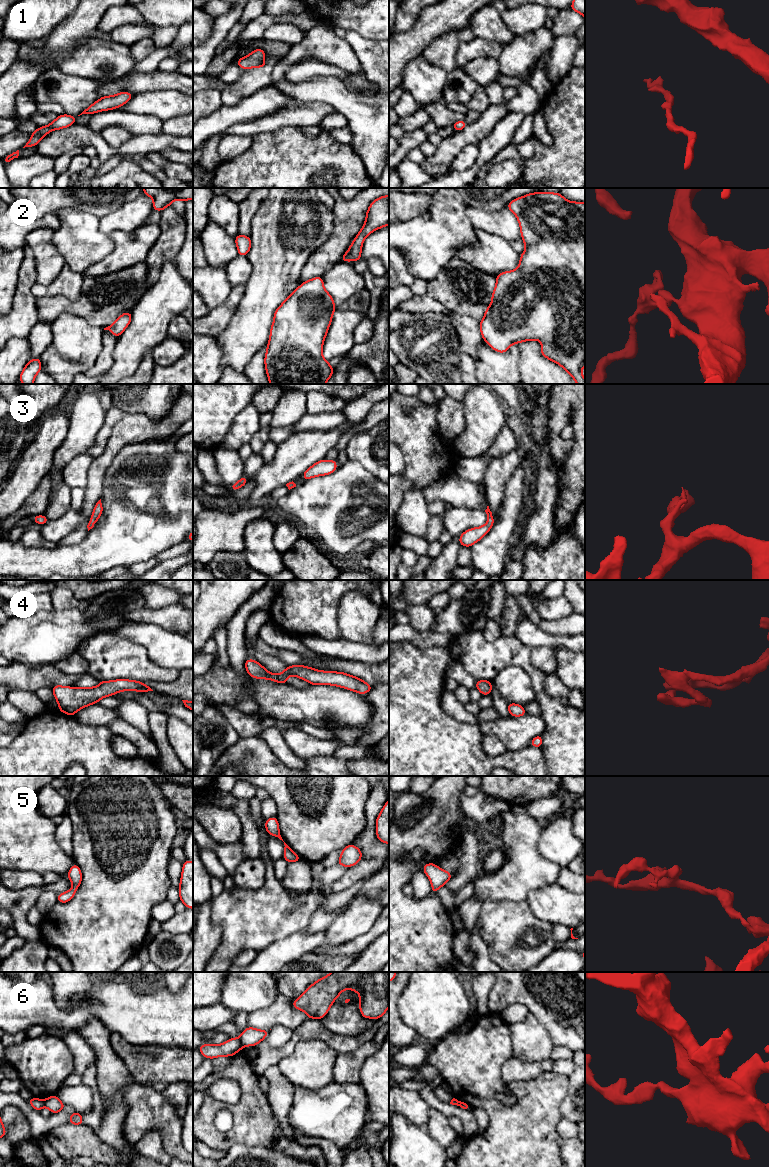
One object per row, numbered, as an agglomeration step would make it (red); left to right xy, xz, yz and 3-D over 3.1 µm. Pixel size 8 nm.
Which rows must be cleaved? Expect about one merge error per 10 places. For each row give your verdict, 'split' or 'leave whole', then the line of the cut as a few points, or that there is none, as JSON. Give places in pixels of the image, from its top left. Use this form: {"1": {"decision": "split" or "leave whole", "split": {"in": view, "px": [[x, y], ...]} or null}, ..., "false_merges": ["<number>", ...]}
{"1": {"decision": "leave whole", "split": null}, "2": {"decision": "leave whole", "split": null}, "3": {"decision": "leave whole", "split": null}, "4": {"decision": "leave whole", "split": null}, "5": {"decision": "leave whole", "split": null}, "6": {"decision": "split", "split": {"in": "xz", "px": [[238, 1039], [243, 1045]]}}, "false_merges": ["6"]}

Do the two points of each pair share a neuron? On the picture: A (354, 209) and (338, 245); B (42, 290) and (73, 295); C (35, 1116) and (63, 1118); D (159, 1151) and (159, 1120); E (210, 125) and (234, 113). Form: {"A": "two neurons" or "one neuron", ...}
{"A": "one neuron", "B": "one neuron", "C": "one neuron", "D": "two neurons", "E": "one neuron"}

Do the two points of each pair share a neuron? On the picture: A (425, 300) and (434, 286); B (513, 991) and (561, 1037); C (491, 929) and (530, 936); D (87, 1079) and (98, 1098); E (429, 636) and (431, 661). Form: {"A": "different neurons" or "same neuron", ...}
{"A": "different neurons", "B": "same neuron", "C": "same neuron", "D": "same neuron", "E": "different neurons"}

